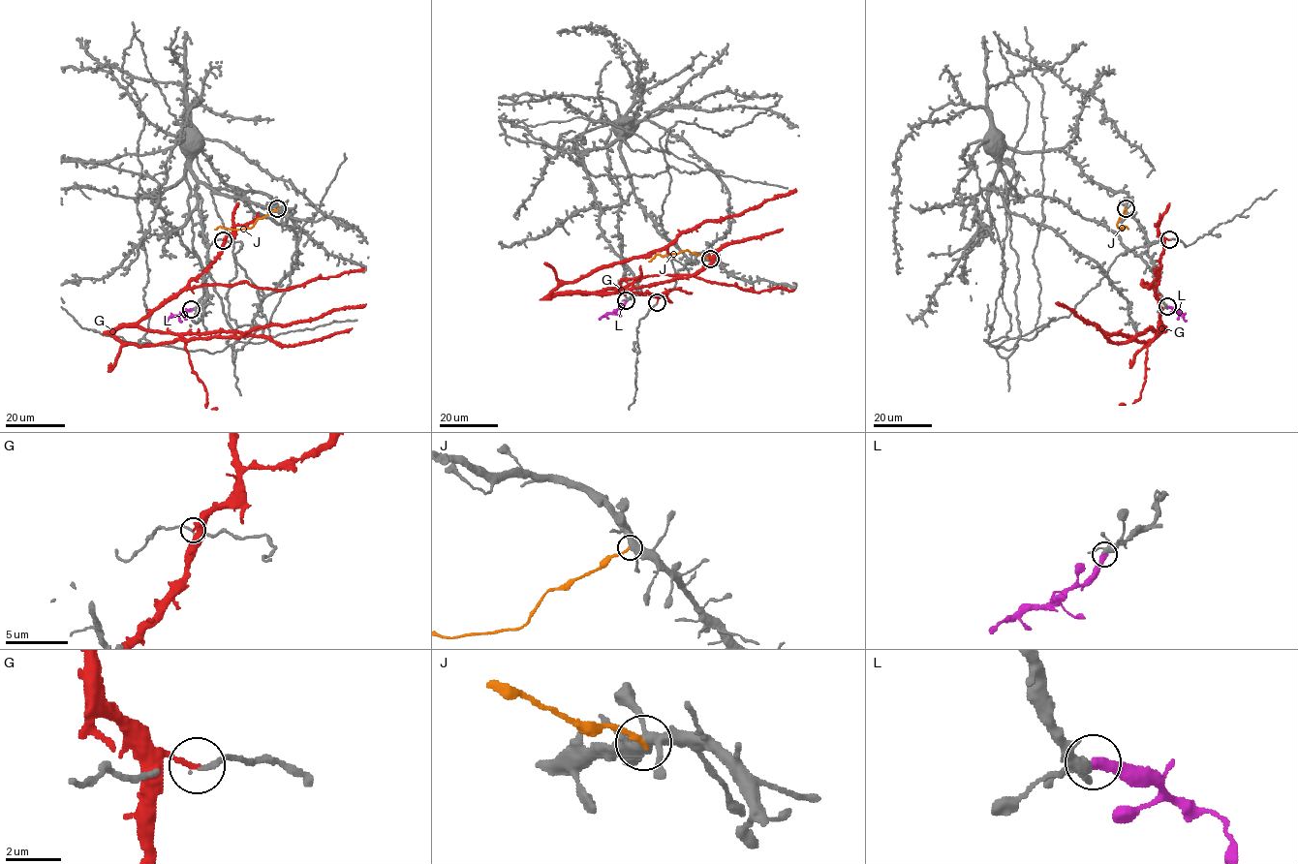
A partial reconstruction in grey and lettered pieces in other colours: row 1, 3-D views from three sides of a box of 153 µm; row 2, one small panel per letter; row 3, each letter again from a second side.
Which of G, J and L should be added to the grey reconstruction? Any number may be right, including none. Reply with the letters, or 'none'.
L

